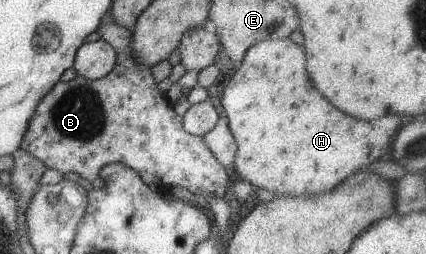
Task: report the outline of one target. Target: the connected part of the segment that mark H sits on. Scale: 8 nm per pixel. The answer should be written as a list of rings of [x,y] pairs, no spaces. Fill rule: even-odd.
[[[289,38],[253,44],[245,52],[242,65],[224,89],[221,103],[237,144],[232,173],[253,184],[256,190],[264,188],[278,196],[310,197],[312,194],[334,190],[356,171],[387,158],[402,122],[400,116],[384,116],[372,122],[362,122],[346,116],[344,112],[338,112],[338,108],[334,108],[314,88],[314,84],[310,84],[310,76],[306,72],[306,54],[302,47]]]

